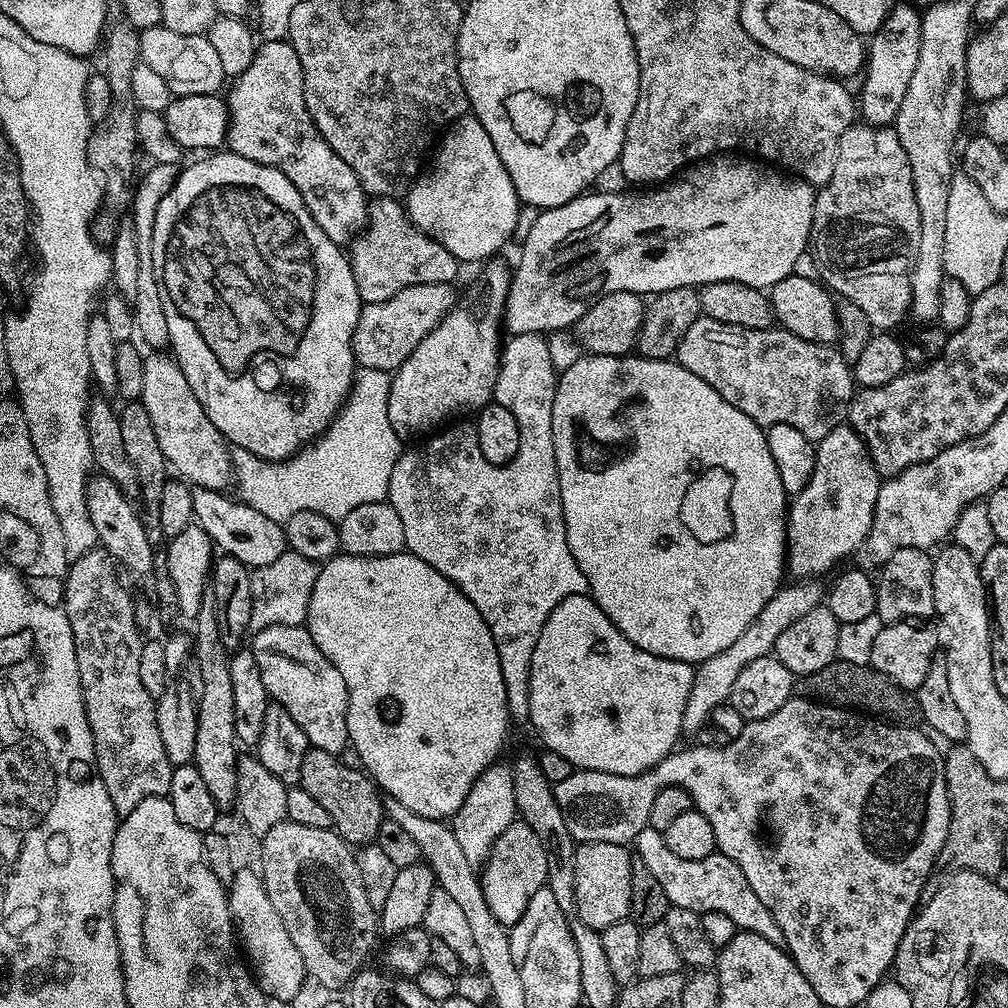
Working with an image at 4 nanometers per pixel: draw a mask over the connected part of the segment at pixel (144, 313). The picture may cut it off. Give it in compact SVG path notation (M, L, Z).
M158 164L149 167L149 172L145 174L144 181L139 181L135 187L132 202L130 205L130 215L133 218L134 230L137 232L138 258L141 266L138 270L138 295L131 302L132 313L136 319L136 331L139 339L144 339L149 349L164 350L169 347L168 327L166 326L166 310L162 306L162 294L160 293L160 283L154 270L154 258L152 257L152 235L154 234L154 218L158 218L158 206L162 198L171 190L175 183L178 168L174 164Z

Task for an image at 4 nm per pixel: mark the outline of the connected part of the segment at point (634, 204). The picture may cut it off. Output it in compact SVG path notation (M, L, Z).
M744 154L713 155L707 162L689 167L679 180L680 184L668 182L651 190L592 190L557 208L543 209L522 242L524 249L504 303L503 327L512 336L568 330L595 300L615 292L655 294L723 280L768 290L793 275L794 264L810 244L813 185Z

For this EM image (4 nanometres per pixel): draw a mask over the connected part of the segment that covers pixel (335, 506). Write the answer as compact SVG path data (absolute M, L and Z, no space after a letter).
M360 368L348 393L346 403L341 407L332 425L312 443L300 449L288 460L263 460L241 448L232 452L234 488L240 491L239 499L245 504L266 514L267 518L283 522L299 512L322 514L339 522L350 514L350 510L370 502L385 502L388 499L390 474L394 474L394 462L398 462L402 451L402 438L390 426L390 386L392 376L382 370Z

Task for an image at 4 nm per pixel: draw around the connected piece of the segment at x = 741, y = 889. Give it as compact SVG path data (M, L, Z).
M650 827L644 828L636 835L634 852L639 863L644 864L646 870L654 874L654 878L658 878L662 890L666 890L666 898L671 907L694 910L701 914L706 912L726 914L726 918L730 918L730 922L734 922L737 929L762 934L762 938L767 940L783 941L784 935L778 922L774 922L770 910L762 906L750 882L746 882L746 874L742 874L740 867L730 858L719 854L701 860L678 858L678 854L670 854L661 832Z

